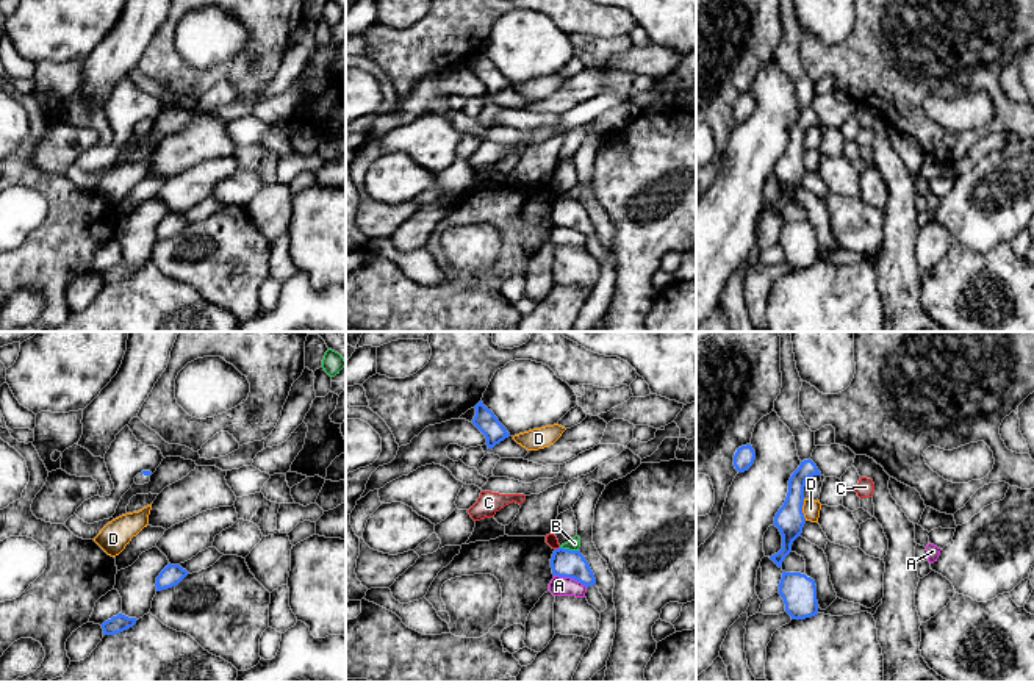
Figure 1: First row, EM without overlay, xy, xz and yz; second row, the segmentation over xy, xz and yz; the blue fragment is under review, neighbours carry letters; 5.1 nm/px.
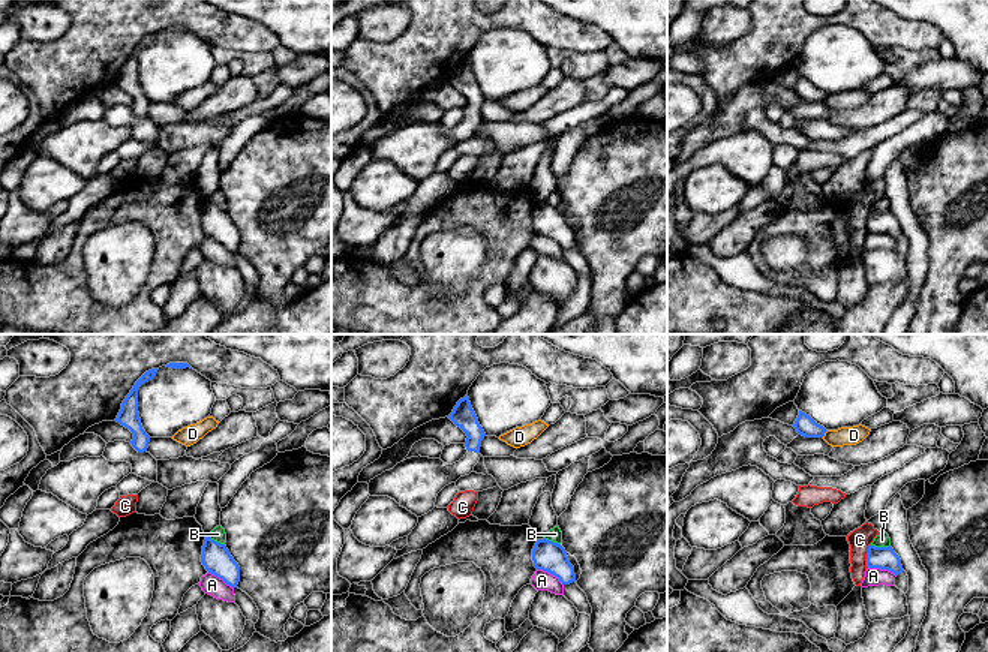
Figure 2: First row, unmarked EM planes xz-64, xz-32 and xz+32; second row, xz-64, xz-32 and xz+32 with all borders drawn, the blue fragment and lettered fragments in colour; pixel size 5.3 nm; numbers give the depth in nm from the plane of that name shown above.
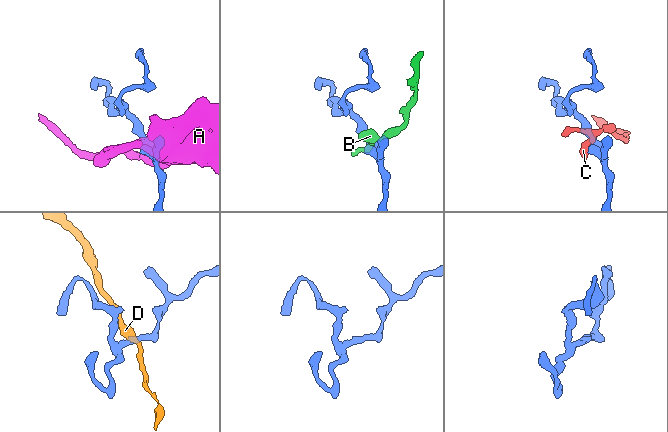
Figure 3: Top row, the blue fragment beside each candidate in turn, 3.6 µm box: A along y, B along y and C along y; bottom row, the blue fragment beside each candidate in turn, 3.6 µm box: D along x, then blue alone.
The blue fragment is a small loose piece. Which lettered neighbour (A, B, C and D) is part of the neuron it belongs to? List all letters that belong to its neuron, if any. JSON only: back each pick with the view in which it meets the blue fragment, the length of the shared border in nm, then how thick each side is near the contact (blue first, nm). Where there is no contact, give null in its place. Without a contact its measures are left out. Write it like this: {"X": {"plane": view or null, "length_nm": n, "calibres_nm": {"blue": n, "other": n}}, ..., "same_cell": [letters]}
{"same_cell": []}

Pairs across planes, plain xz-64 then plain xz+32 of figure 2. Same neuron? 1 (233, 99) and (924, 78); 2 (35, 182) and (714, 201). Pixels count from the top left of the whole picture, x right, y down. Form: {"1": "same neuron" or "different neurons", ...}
{"1": "different neurons", "2": "same neuron"}

